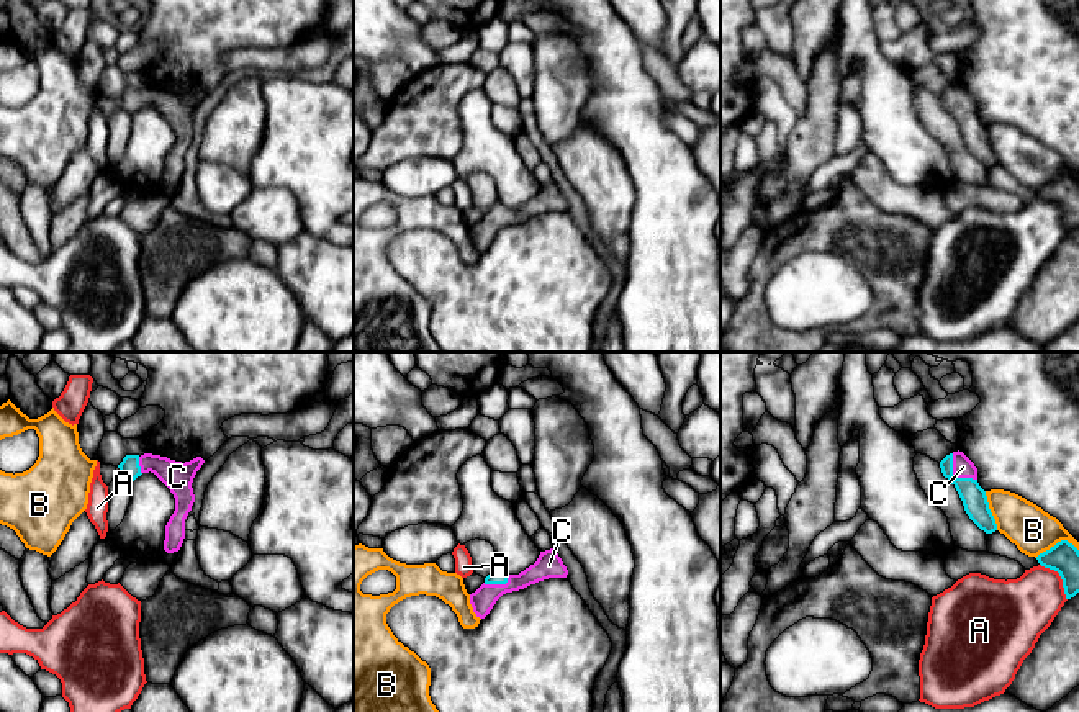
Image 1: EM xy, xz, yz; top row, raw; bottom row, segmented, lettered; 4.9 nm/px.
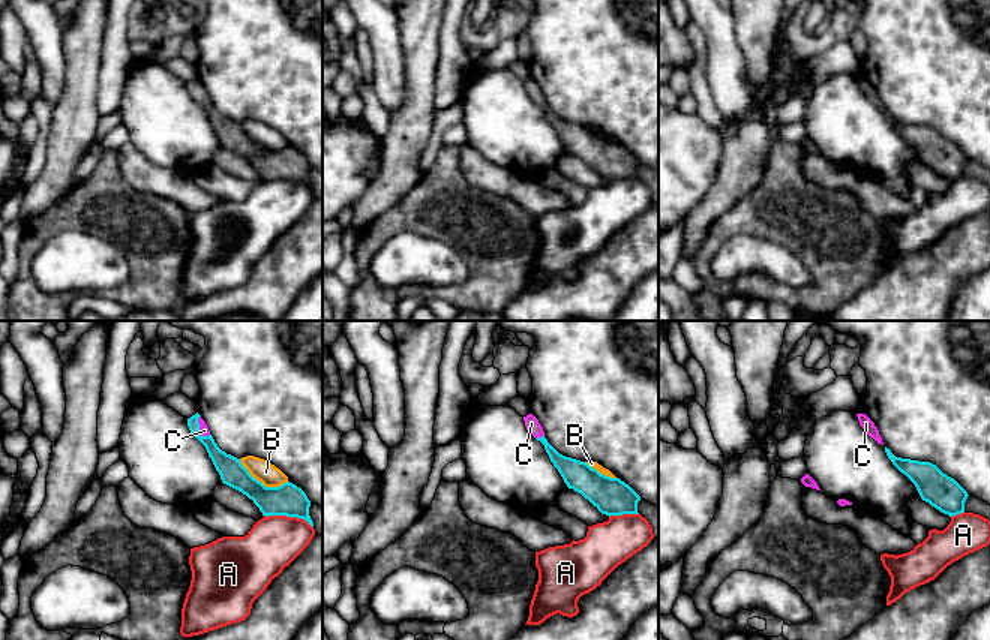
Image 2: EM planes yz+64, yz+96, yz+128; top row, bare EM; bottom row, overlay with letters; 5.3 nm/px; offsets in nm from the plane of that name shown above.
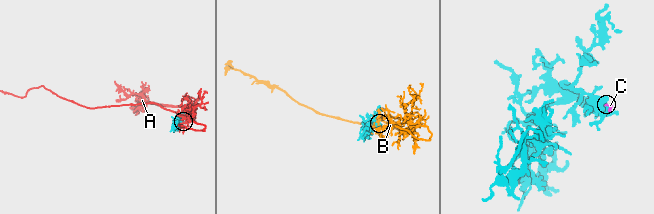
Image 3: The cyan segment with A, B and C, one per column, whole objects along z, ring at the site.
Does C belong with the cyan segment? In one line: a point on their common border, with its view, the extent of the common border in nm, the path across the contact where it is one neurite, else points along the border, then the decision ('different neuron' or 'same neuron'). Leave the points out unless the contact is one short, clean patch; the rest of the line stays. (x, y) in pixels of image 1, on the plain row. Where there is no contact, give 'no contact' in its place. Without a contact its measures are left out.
yz (953, 110) | 180 nm | same neuron

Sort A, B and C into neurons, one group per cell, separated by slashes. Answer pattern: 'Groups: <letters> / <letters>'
Groups: A / B / C

